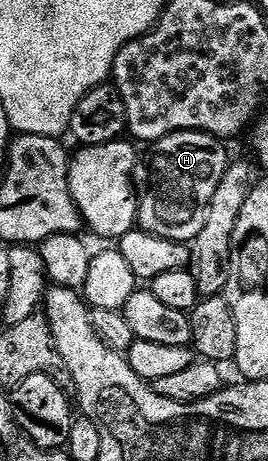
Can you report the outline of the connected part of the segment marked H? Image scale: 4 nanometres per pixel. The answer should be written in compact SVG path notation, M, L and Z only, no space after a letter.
M171 133L151 146L152 154L148 157L148 190L143 190L138 201L136 220L139 228L150 235L158 235L162 239L195 241L198 231L206 224L206 215L210 207L210 199L214 199L214 191L218 191L218 183L222 183L222 175L228 170L230 156L223 140L212 137L208 133Z

